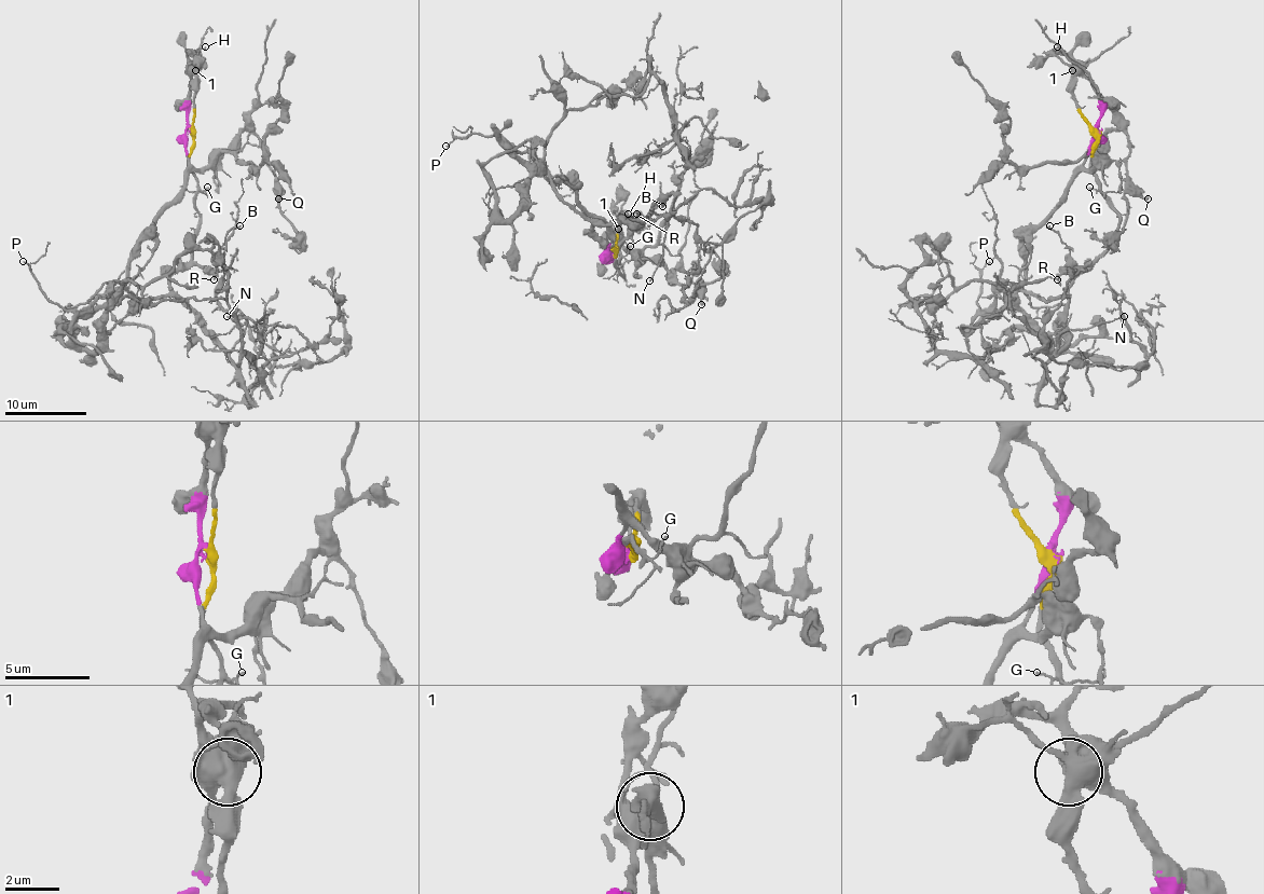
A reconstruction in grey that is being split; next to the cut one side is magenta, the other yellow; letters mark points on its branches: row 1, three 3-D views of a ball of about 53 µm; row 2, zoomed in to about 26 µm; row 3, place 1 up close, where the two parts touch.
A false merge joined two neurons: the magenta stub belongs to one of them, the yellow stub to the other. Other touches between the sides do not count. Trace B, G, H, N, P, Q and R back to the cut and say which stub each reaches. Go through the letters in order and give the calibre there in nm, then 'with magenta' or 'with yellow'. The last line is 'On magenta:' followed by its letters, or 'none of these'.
B: 120 nm thick; with yellow
G: 100 nm thick; with yellow
H: 110 nm thick; with yellow
N: 130 nm thick; with yellow
P: 120 nm thick; with yellow
Q: 240 nm thick; with magenta
R: 240 nm thick; with yellow
On magenta: Q

